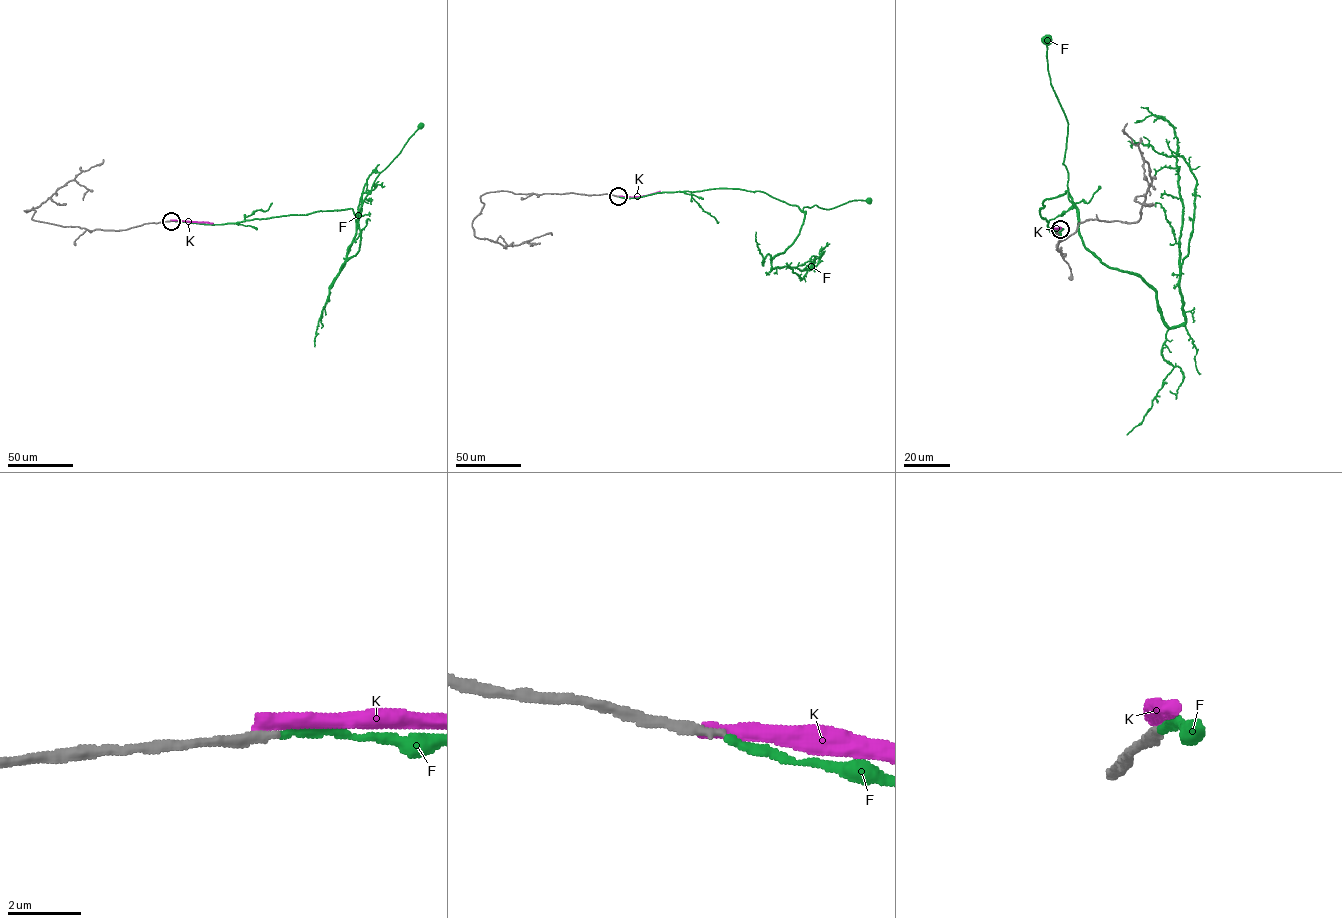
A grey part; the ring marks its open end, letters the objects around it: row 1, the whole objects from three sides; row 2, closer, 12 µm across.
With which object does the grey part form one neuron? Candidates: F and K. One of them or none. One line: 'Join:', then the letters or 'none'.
Join: F

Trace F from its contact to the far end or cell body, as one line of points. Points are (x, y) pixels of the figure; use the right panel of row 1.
F: (1059, 229), (1050, 231), (1040, 215), (1044, 201), (1066, 191), (1077, 208), (1046, 41)

